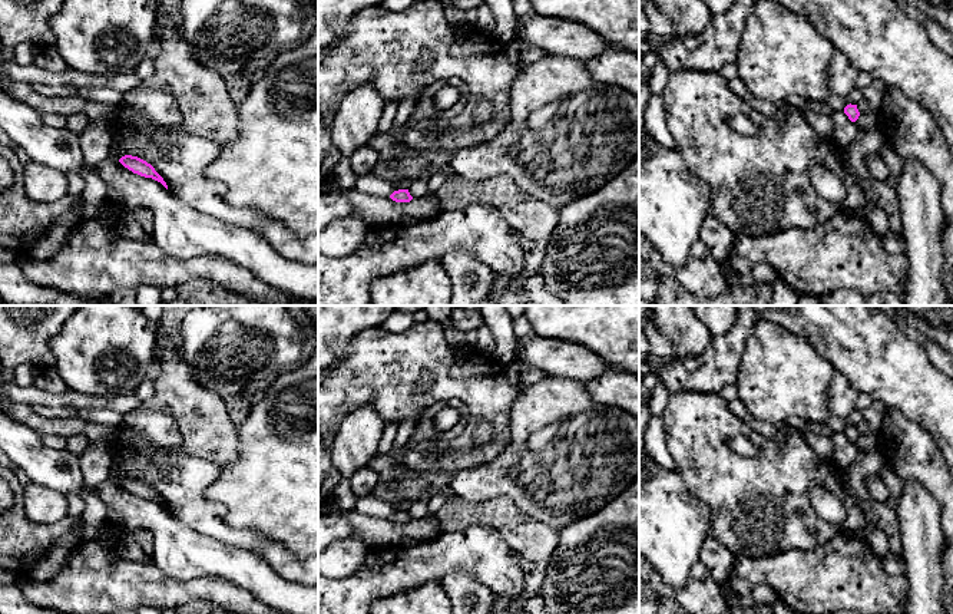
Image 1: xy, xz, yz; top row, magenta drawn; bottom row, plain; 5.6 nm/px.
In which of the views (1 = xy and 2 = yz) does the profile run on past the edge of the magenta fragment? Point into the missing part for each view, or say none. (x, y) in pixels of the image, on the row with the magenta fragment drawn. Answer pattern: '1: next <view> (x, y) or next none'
1: next none
2: next none

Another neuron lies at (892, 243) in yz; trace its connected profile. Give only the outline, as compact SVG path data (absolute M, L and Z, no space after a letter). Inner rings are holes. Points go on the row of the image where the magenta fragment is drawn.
M890 232L878 238L881 247L890 254L904 254L906 242L901 235Z

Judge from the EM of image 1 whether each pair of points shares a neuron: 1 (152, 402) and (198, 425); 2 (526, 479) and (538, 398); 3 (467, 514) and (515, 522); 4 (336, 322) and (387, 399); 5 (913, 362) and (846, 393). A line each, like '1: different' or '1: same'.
1: same
2: same
3: same
4: different
5: different

